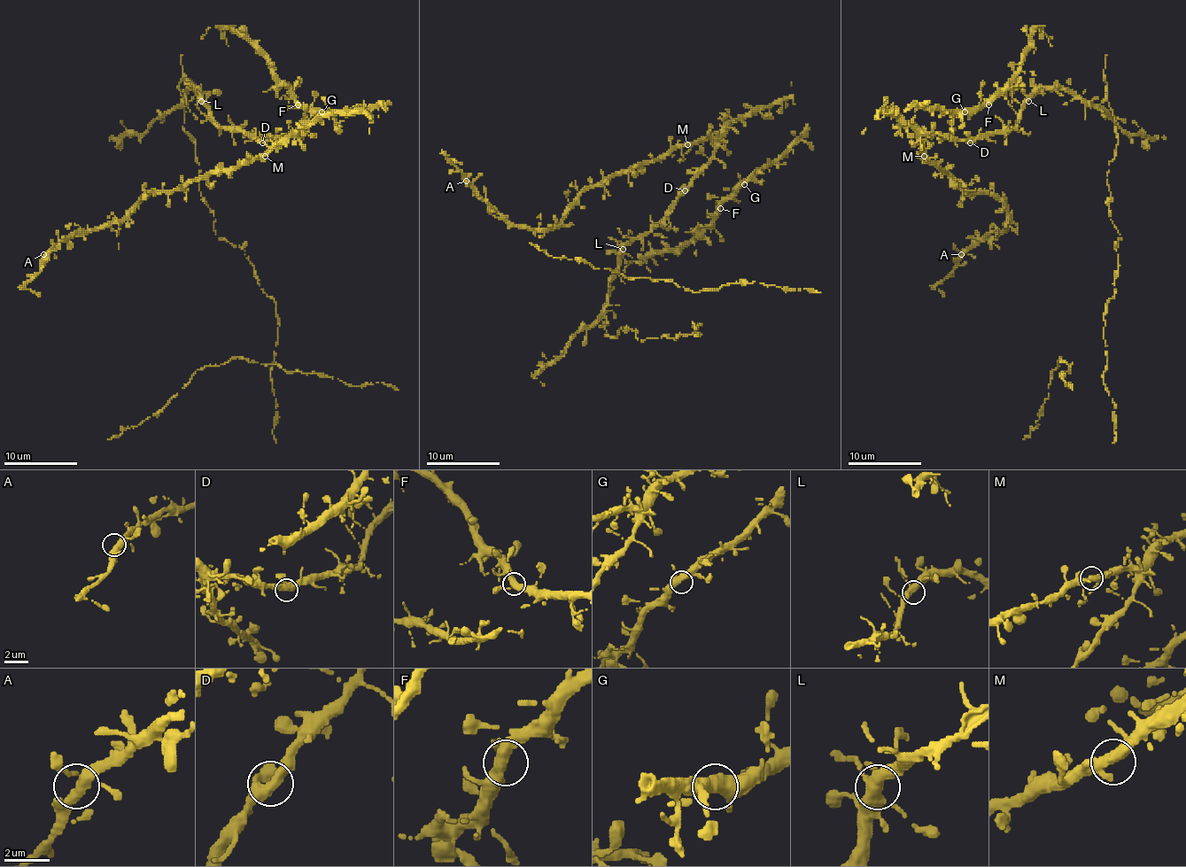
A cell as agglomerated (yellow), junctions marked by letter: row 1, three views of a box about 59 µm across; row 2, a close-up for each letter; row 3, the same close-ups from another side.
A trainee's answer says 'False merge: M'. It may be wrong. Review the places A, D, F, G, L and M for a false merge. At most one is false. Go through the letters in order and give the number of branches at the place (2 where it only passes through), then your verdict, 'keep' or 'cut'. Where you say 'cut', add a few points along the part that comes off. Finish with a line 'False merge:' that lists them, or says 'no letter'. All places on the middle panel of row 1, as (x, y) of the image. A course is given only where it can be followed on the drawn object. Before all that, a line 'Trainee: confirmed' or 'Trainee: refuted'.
Trainee: refuted
A: 3 branches meet; keep
D: 3 branches meet; keep
F: 3 branches meet; keep
G: 3 branches meet; keep
L: 3 branches meet; keep
M: 3 branches meet; keep
False merge: no letter

